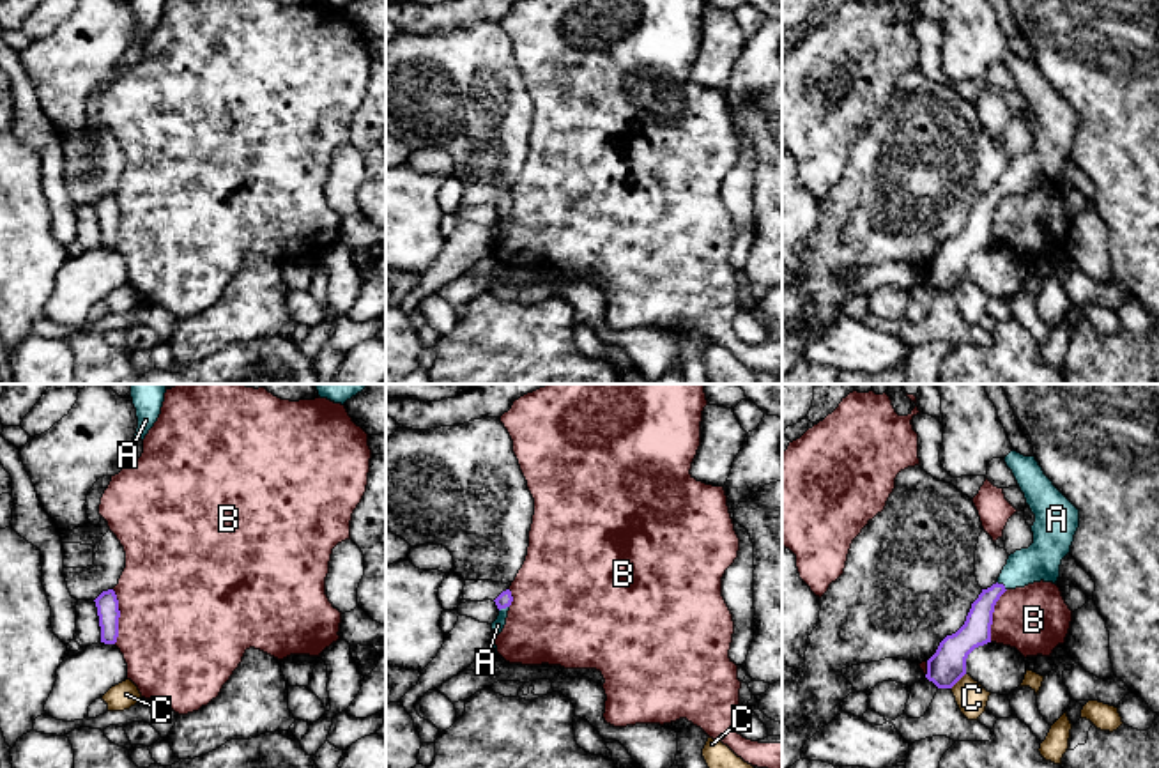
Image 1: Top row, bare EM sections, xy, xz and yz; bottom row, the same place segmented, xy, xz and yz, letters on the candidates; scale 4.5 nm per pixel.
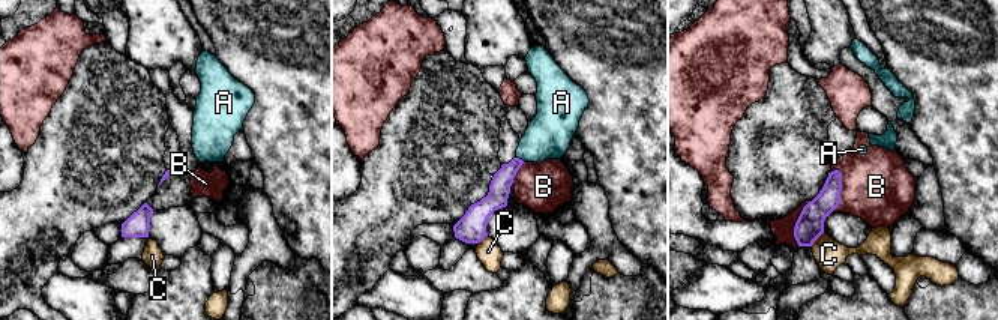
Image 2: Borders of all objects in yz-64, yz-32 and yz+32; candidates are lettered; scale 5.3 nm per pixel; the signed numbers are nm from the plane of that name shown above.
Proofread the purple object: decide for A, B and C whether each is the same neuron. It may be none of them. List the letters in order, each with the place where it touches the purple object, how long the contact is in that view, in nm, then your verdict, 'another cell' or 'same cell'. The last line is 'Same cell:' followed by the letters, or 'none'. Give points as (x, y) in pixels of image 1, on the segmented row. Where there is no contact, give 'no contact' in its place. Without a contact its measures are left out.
A: yz (1002, 584) | 60 nm | same cell
B: xy (119, 616) | 240 nm | another cell
C: yz (958, 680) | 100 nm | another cell
Same cell: A

